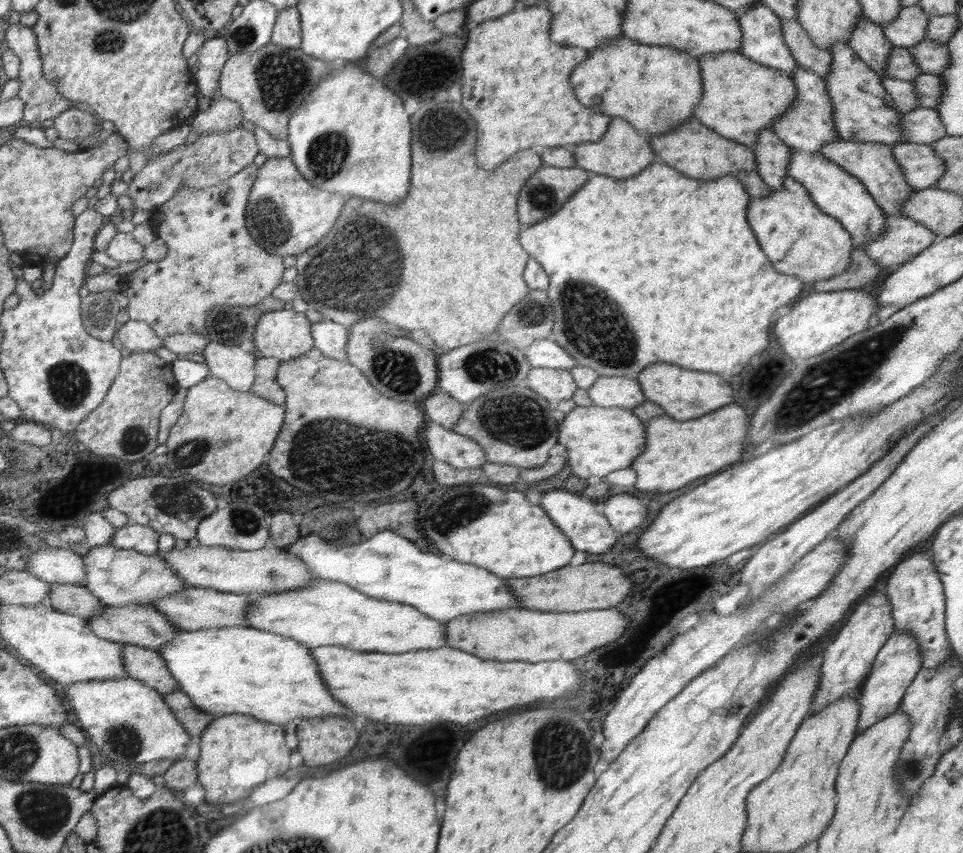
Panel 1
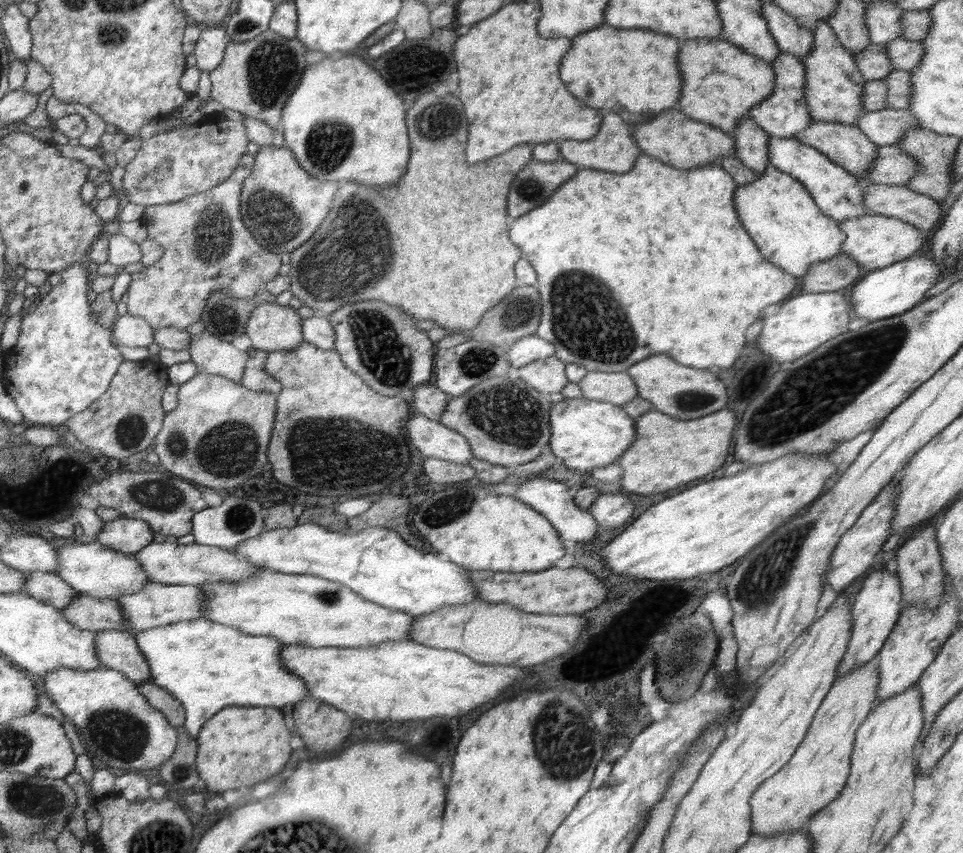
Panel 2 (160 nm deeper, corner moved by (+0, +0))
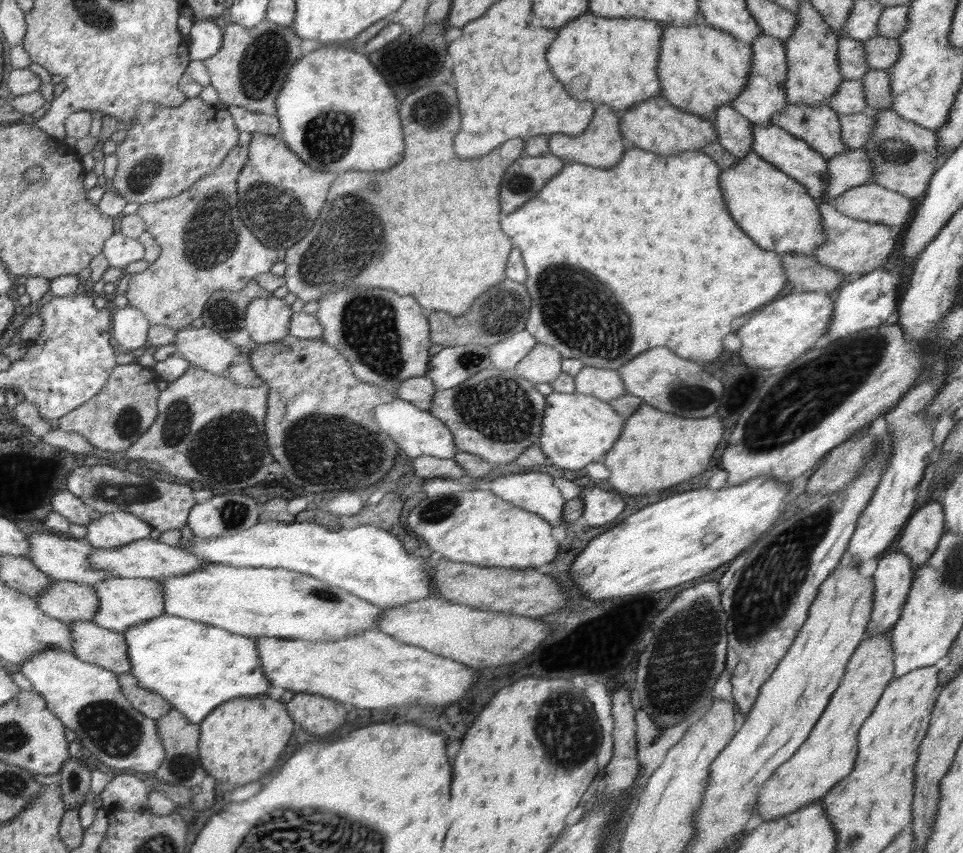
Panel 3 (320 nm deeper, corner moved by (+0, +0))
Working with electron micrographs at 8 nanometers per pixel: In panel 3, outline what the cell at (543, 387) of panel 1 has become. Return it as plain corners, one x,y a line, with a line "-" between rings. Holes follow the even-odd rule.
538,342
514,369
520,376
533,383
549,383
562,374
563,359
559,351

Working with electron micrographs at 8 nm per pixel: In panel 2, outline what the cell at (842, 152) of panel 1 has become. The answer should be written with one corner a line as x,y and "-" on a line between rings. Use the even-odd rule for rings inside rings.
812,121
800,134
797,134
798,141
813,146
822,154
825,154
832,162
844,167
850,174
863,177
867,168
873,163
877,155
877,146
854,125
846,125
839,122

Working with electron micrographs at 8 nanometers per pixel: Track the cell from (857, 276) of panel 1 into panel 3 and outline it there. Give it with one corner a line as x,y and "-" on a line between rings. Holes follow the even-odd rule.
790,253
781,255
783,269
788,275
788,284
794,292
814,292
834,290
838,284
843,284
840,270
824,266
812,255

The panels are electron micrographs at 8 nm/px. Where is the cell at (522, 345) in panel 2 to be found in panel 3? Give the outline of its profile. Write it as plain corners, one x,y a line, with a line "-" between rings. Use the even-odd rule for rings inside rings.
526,330
513,334
490,346
492,366
500,370
512,370
536,345
538,339

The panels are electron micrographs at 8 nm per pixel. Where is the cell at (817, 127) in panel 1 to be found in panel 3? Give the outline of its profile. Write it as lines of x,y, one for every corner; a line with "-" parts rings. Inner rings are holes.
762,34
751,46
754,47
755,66
750,73
746,89
730,105
754,125
772,125
771,118
788,105
783,85
788,73
786,49
780,39
766,34

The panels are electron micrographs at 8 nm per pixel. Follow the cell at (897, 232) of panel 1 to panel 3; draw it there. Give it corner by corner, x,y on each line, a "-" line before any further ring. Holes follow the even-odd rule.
818,203
818,207
825,239
813,255
820,264
840,270
845,278
853,281
886,264
892,258
894,248
898,254
903,228
844,216
831,203

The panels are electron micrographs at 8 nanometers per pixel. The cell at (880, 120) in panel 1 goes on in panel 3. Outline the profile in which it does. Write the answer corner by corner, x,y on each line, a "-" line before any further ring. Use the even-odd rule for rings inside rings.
800,2
796,28
783,42
788,58
787,79
783,82
788,104
826,105
844,81
838,69
837,36
809,2

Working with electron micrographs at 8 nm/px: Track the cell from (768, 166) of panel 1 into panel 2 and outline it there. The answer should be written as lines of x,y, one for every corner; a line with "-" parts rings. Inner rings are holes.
744,116
732,135
736,140
735,157
756,174
766,172
767,166
770,165
769,141
771,136
768,135
768,132
764,131
759,123

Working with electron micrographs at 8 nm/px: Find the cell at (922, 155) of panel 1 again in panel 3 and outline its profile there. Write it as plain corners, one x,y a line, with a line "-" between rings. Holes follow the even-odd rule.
862,148
844,151
827,159
829,181
825,196
835,199
843,192
858,185
868,183
873,175
871,158
867,157

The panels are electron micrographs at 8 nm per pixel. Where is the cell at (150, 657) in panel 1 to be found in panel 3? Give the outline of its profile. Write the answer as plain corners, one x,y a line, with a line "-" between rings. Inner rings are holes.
76,621
68,625
75,634
73,654
76,658
116,673
131,674
132,662
124,634
107,630
92,621

